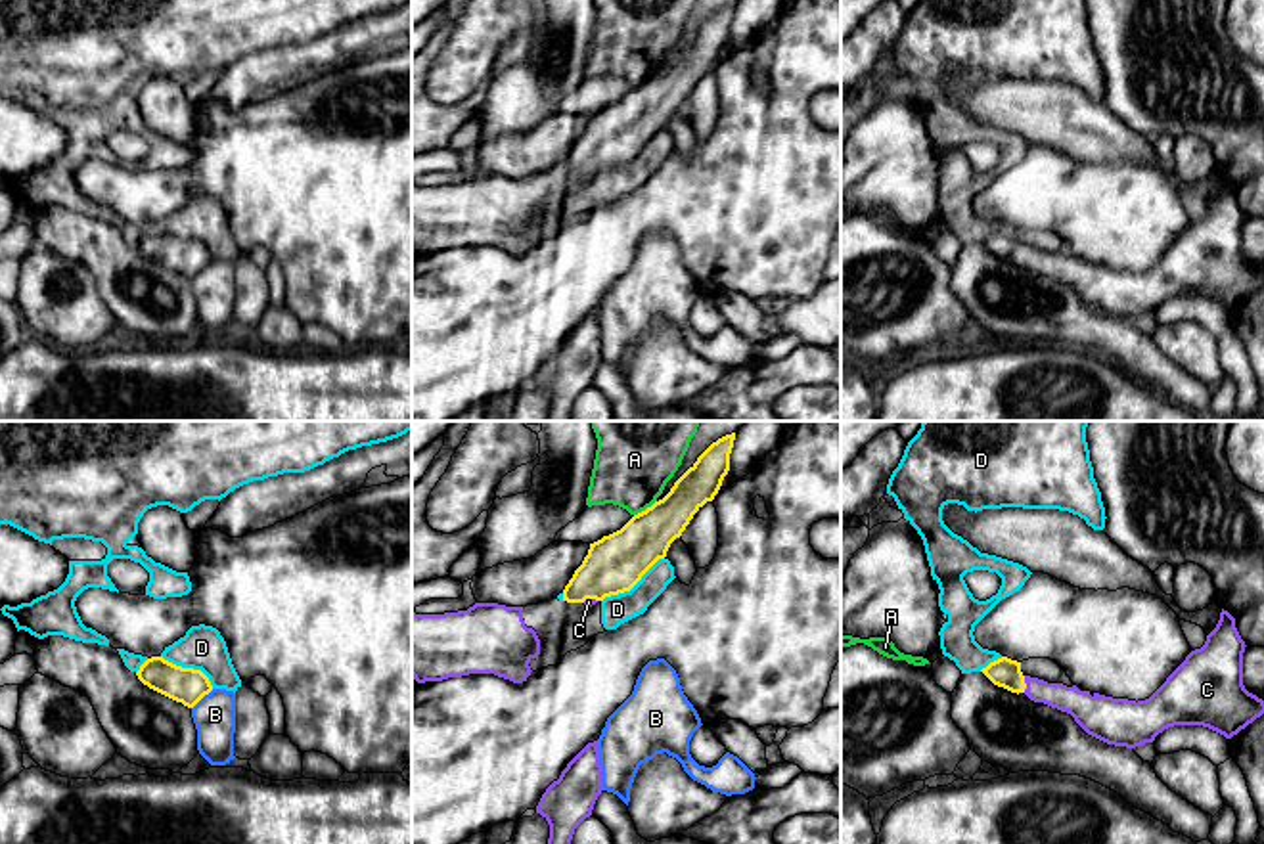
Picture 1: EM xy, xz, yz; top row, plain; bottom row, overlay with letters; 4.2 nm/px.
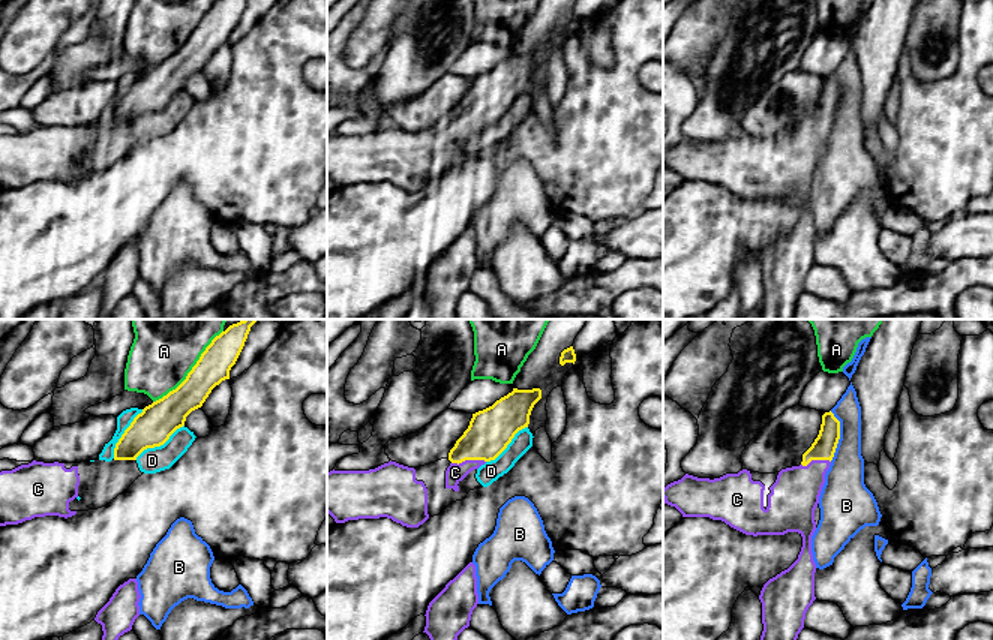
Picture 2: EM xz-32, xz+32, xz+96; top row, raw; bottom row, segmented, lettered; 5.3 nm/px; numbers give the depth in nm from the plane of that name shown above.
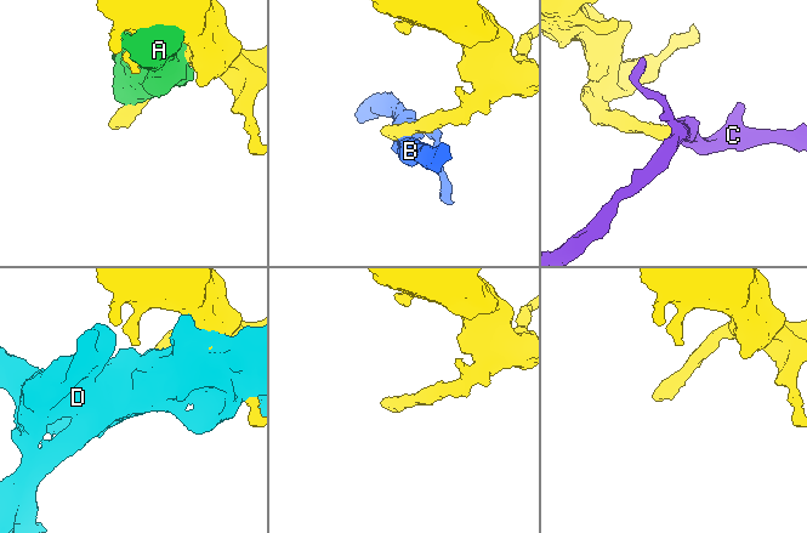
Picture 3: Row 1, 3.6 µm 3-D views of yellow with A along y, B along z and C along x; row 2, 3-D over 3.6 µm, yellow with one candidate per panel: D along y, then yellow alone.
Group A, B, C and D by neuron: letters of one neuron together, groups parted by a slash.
A / B / C / D

